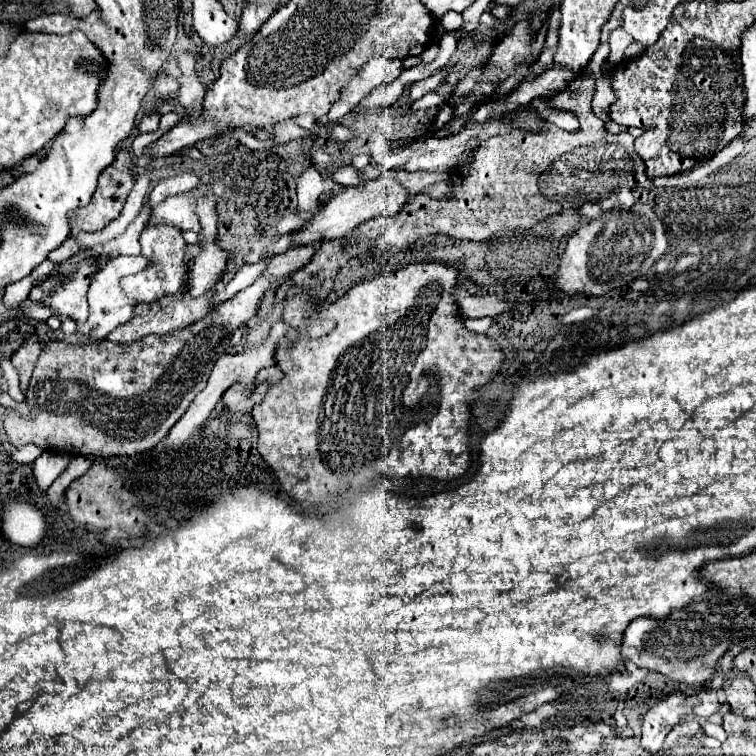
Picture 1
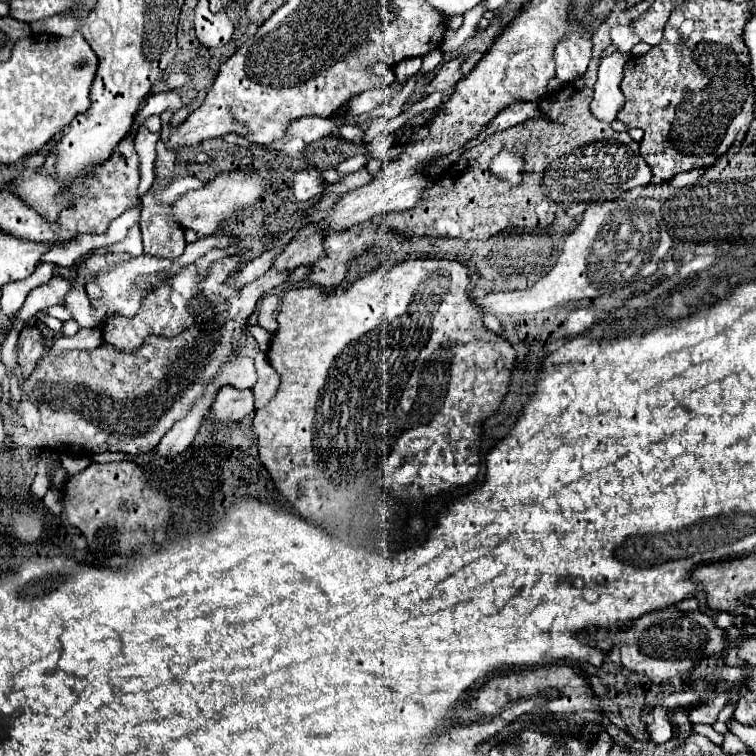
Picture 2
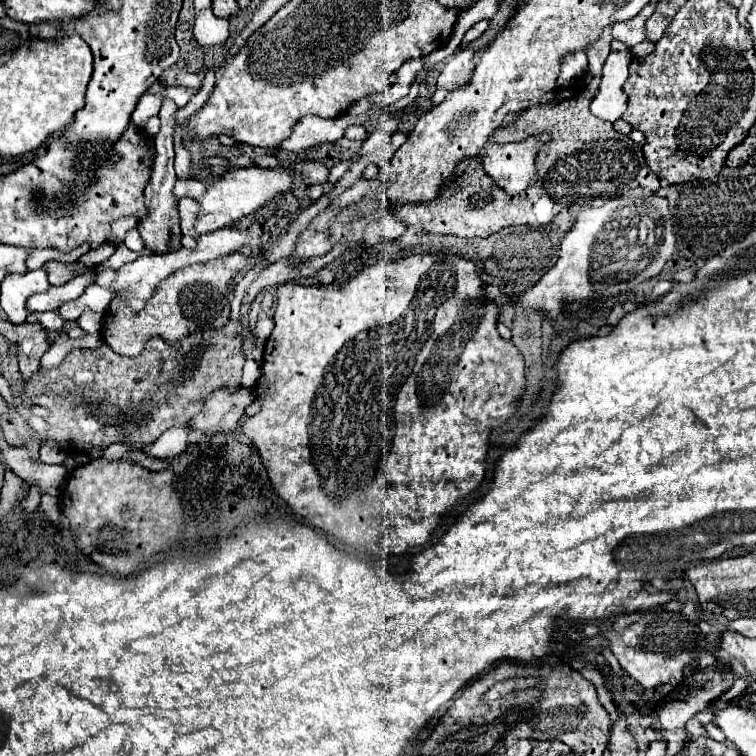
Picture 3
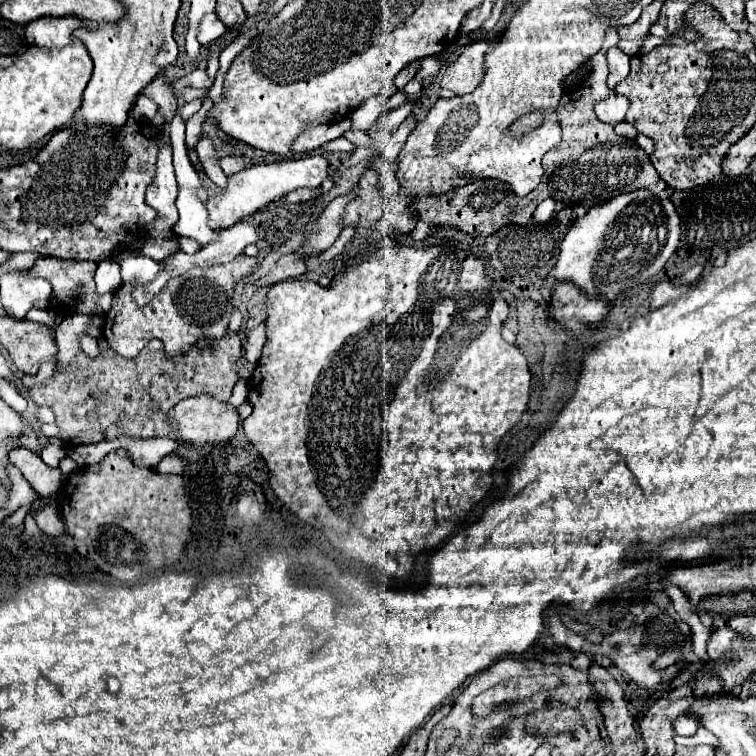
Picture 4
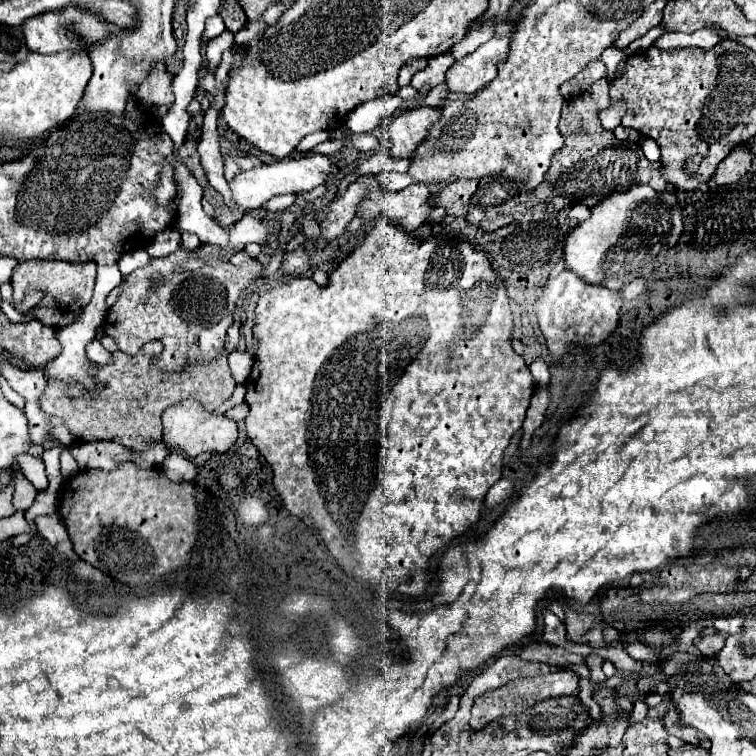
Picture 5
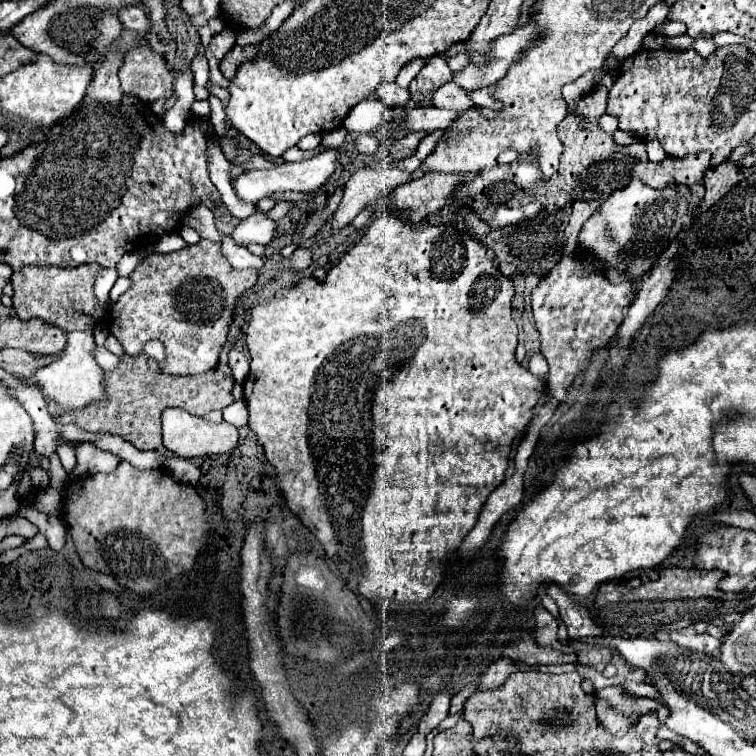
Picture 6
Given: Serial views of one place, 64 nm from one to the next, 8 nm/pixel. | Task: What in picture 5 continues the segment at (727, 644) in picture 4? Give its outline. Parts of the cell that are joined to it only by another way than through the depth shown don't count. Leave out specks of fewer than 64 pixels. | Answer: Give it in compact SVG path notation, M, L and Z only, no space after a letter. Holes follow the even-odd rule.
M716 632L716 634L710 634L710 636L702 638L702 640L696 640L694 644L698 646L698 650L700 650L702 654L714 656L714 654L718 654L718 650L724 646L724 642L726 642L726 634L724 634L724 632Z

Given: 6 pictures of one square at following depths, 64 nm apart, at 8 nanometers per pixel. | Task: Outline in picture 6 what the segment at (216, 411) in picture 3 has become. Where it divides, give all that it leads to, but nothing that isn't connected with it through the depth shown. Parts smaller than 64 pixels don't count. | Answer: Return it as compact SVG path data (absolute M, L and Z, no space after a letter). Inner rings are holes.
M168 408L162 412L162 440L164 446L182 456L182 458L194 458L194 456L206 456L206 454L226 454L236 448L238 444L238 428L228 422L206 422L202 416L194 416L184 408ZM166 412L172 412L174 416L166 416Z

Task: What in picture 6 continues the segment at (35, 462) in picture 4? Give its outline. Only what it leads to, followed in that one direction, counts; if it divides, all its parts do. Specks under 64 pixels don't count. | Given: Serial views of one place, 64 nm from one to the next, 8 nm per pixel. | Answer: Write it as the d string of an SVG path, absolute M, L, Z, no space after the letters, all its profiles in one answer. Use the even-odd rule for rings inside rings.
M41 466L31 468L30 471L34 485L37 488L44 489L48 486L49 484L48 474Z

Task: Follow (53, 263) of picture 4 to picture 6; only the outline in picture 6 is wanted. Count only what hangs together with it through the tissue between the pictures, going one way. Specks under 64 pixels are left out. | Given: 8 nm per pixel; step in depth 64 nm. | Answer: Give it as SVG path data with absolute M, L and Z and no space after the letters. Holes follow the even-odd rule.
M82 264L76 268L62 266L24 266L22 270L12 274L12 306L22 320L42 318L46 324L58 326L62 330L82 330L82 326L90 326L90 318L96 308L94 296L94 280L98 274L98 264Z

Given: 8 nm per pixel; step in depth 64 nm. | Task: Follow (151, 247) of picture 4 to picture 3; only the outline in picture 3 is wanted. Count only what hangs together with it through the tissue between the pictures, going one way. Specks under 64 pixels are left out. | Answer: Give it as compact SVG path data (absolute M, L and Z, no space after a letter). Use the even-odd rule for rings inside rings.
M118 244L118 246L116 246L116 252L114 252L106 262L100 264L100 270L102 270L102 268L116 268L116 270L118 270L118 264L122 266L122 264L126 264L126 262L130 262L130 260L135 260L138 256L150 254L153 254L153 251L149 248L144 248L140 252L134 252L128 250L124 244ZM114 264L116 264L116 266L114 266Z

